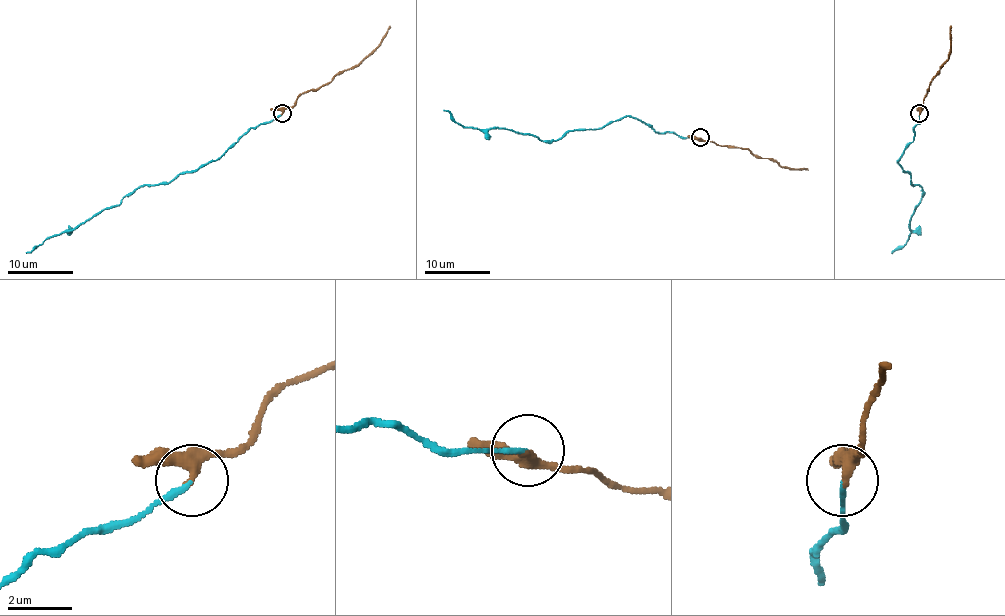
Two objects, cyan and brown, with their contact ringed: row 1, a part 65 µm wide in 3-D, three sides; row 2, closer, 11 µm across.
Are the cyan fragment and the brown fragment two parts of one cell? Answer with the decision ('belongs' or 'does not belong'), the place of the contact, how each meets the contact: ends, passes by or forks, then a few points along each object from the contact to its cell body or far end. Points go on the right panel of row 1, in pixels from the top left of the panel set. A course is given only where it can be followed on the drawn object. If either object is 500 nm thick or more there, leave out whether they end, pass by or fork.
belongs; place (919, 113); cyan ends; brown passes by; course cyan (919, 113), (914, 139), (897, 162), (912, 185), (922, 189), (922, 198), (910, 218), (909, 240), (891, 253); course brown (919, 113), (928, 86), (948, 58), (951, 25)

